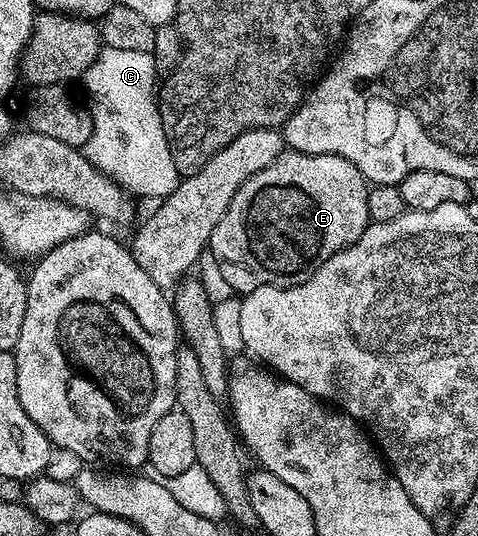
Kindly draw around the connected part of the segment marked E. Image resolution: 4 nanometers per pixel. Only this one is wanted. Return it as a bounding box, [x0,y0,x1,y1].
[207,150,370,294]

